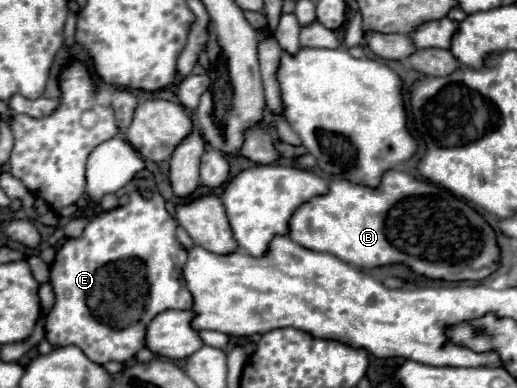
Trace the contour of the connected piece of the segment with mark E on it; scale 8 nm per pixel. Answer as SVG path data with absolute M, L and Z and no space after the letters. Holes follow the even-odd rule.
M130 193L130 201L124 207L92 215L90 209L84 211L90 217L82 237L66 239L62 249L56 253L50 271L50 283L56 293L56 303L46 319L46 341L58 349L66 345L78 345L92 361L128 361L144 347L144 325L156 317L156 313L168 309L192 309L192 293L180 277L180 265L184 265L186 249L176 239L176 219L166 211L160 193L152 199L144 199L140 193ZM118 261L118 267L104 267Z

